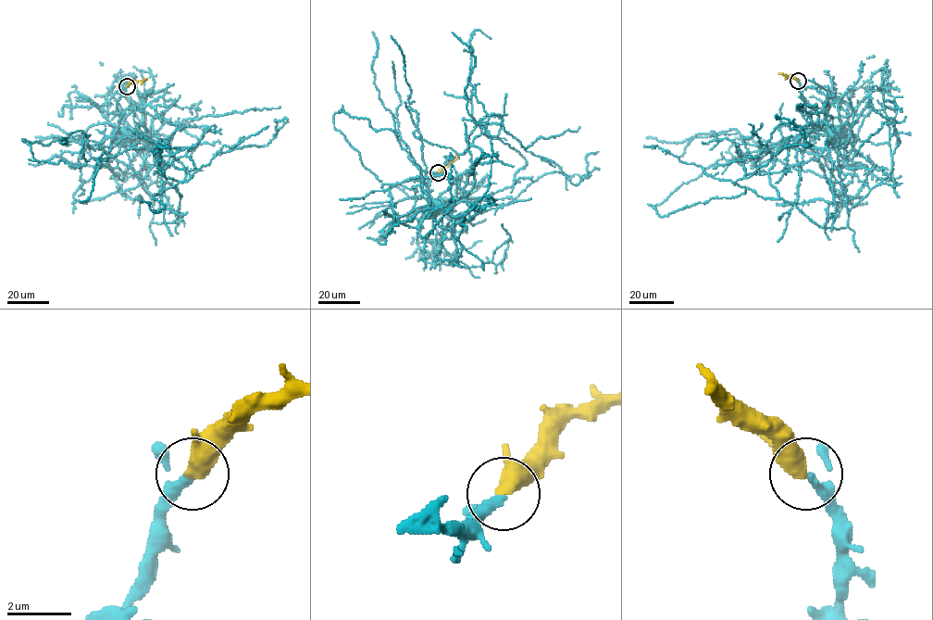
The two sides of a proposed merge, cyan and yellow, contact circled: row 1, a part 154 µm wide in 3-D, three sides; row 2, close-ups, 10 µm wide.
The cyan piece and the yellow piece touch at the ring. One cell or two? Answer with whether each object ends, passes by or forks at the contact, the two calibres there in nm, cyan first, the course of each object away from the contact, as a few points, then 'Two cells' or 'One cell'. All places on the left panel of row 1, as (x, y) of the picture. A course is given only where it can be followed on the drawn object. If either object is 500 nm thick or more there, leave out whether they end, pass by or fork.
Thickness 200 nm (cyan) against 550 nm. Course of cyan: (127, 86), (118, 101), (117, 108), (123, 128), (118, 132). Course of yellow: (127, 86), (144, 79). One cell

